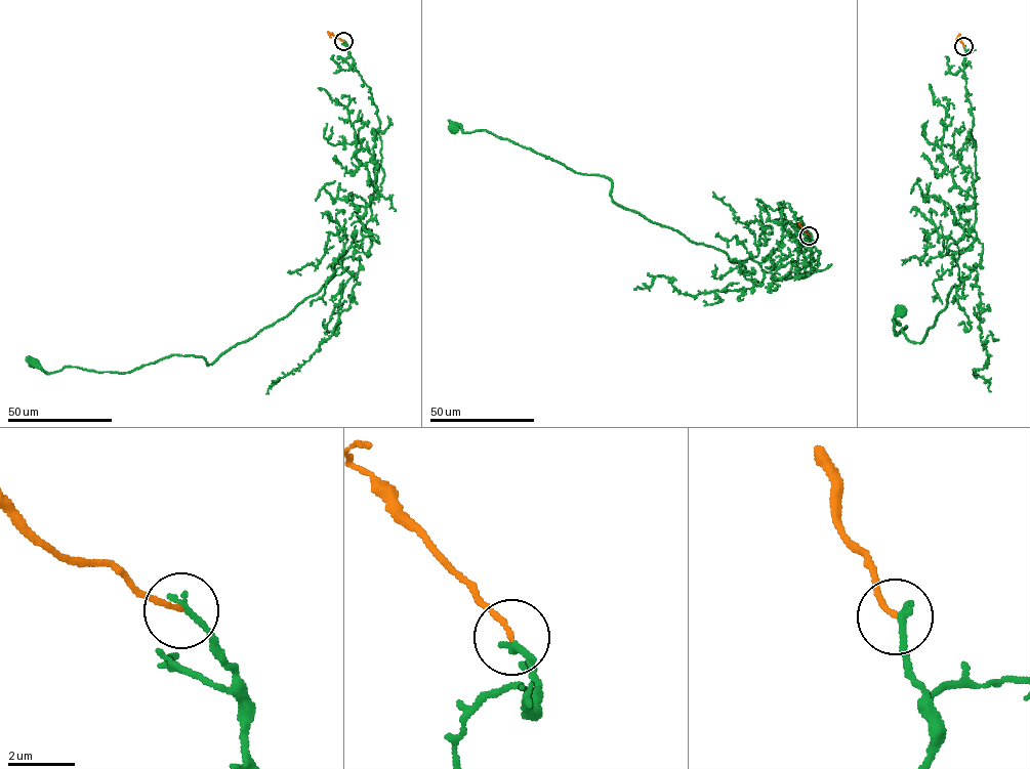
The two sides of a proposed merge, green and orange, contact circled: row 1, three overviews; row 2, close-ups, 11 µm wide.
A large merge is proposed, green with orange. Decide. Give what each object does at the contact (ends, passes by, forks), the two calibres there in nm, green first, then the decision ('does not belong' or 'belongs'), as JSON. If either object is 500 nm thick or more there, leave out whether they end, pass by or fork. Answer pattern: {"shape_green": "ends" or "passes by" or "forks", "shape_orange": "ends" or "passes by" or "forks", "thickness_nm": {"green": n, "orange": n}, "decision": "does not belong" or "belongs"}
{"shape_green": "ends", "shape_orange": "ends", "thickness_nm": {"green": 220, "orange": 150}, "decision": "does not belong"}

